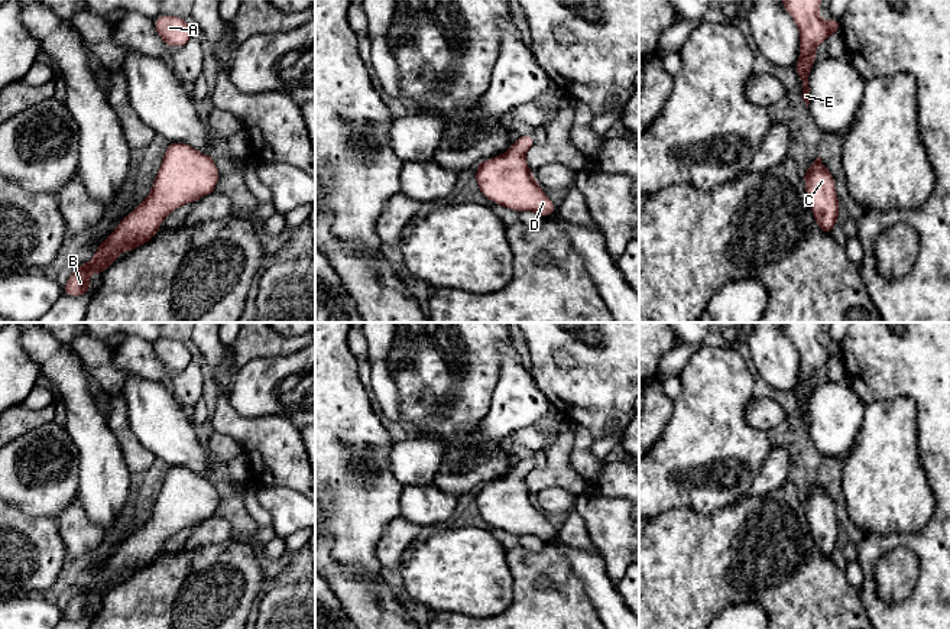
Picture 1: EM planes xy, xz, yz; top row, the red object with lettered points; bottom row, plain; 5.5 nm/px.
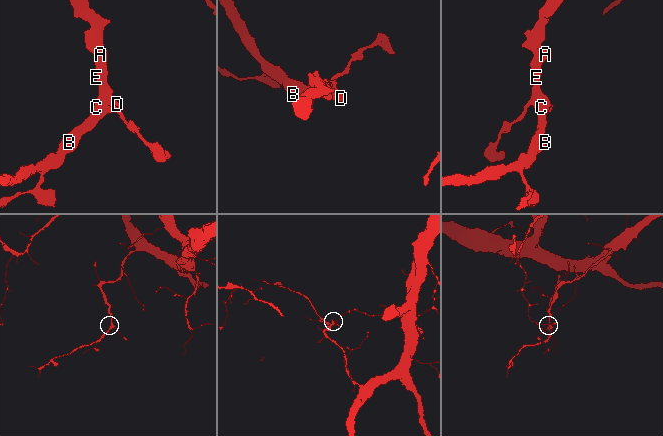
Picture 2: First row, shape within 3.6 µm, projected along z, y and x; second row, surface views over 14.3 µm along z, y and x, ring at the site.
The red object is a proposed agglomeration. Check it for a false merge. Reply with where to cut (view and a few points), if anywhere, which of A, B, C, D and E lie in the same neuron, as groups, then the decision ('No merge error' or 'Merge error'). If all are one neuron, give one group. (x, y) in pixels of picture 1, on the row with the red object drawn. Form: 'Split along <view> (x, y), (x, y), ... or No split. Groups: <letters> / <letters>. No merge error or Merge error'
No split. Groups: A B C D E. No merge error

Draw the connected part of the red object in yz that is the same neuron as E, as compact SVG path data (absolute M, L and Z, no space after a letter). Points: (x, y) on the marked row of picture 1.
M782 0L784 9L800 29L800 58L794 71L803 80L803 100L807 107L810 104L808 75L813 64L817 61L816 48L820 42L827 42L833 32L842 32L842 22L839 19L831 17L829 22L823 22L818 17L821 1Z

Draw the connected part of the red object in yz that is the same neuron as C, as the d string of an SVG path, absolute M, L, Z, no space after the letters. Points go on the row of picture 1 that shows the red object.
M820 156L803 174L805 192L813 210L813 215L823 231L831 234L839 218L839 200L831 172L821 163Z

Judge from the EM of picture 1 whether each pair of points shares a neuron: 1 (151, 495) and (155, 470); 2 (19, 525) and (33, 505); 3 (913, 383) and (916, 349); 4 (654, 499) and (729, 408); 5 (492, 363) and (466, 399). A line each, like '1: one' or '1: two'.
1: one
2: two
3: one
4: one
5: one

